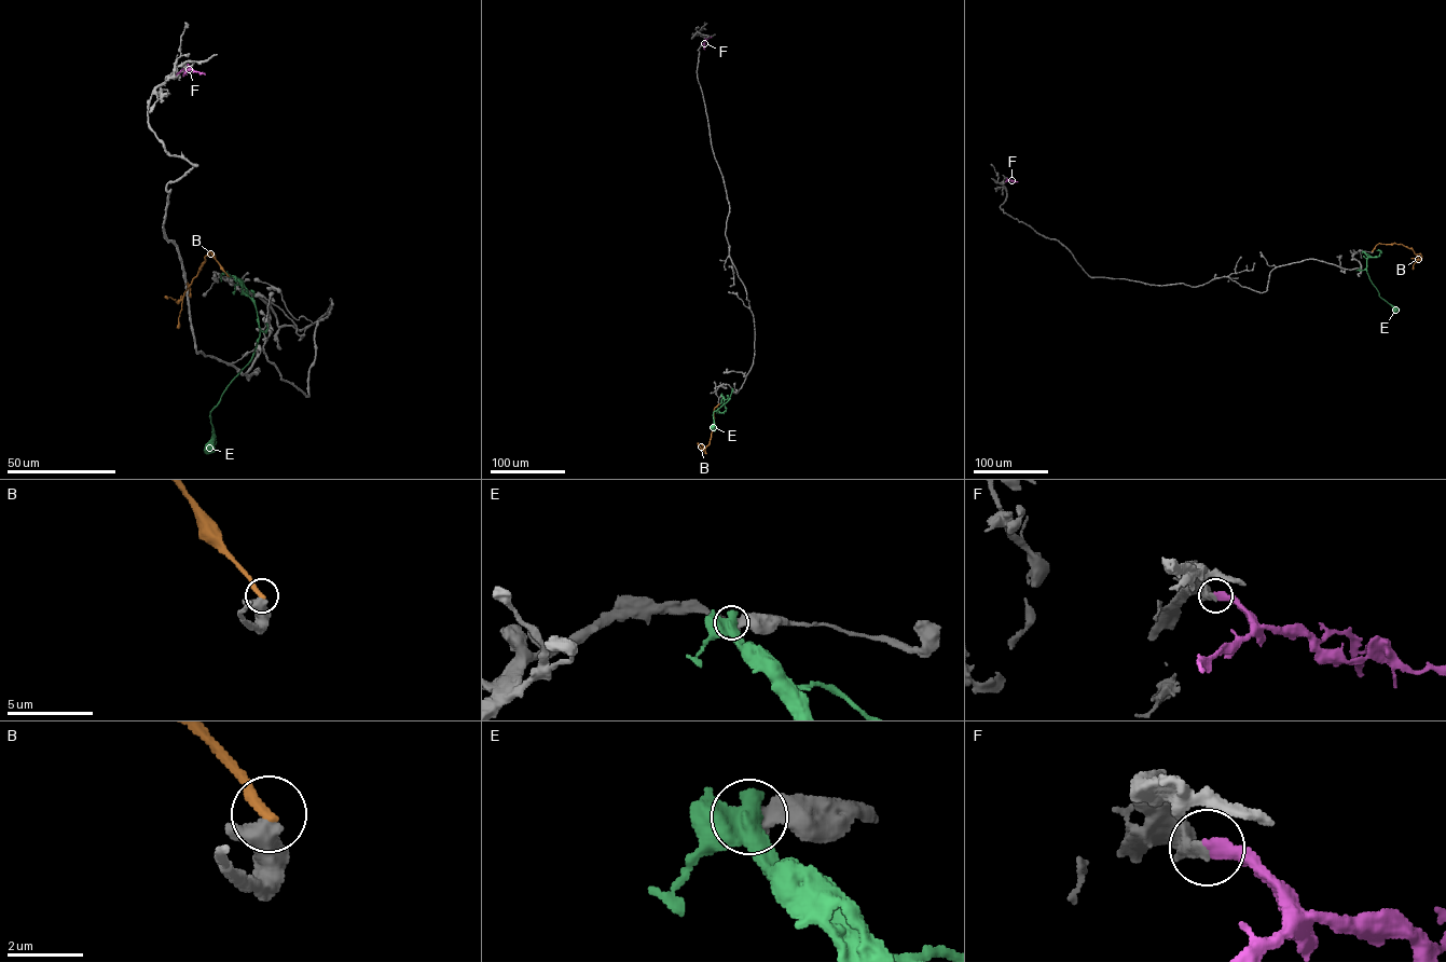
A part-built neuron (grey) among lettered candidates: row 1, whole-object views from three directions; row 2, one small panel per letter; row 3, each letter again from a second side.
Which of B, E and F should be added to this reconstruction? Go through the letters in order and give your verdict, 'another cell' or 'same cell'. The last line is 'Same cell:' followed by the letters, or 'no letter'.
B: another cell
E: another cell
F: same cell
Same cell: F

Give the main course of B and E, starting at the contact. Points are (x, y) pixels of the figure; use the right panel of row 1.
B: (1372, 251), (1379, 243), (1401, 244), (1410, 248), (1420, 260), (1410, 259)
E: (1363, 251), (1367, 257), (1366, 273), (1379, 296), (1399, 310)

